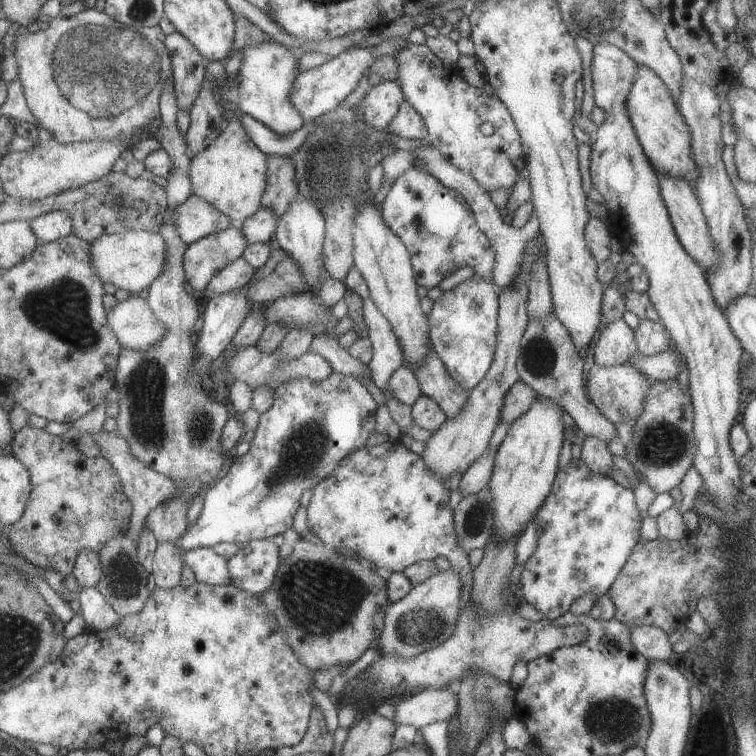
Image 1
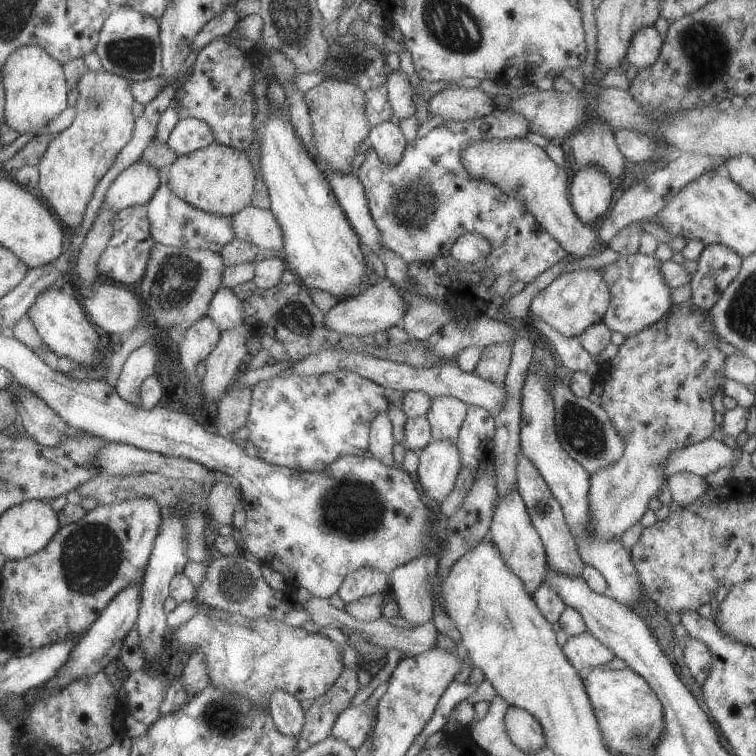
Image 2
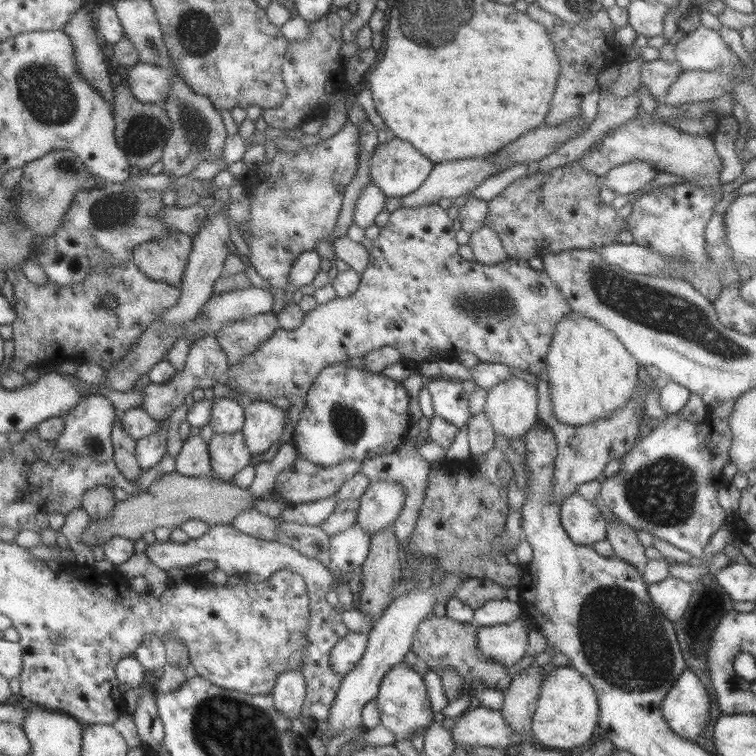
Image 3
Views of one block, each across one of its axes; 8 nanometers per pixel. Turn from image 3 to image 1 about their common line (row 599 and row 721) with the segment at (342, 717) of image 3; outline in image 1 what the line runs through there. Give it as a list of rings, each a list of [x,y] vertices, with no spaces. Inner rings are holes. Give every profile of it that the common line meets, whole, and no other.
[[[427,689],[410,695],[396,708],[394,722],[412,725],[417,730],[422,726],[443,721],[448,723],[457,716],[459,700],[455,689]]]

